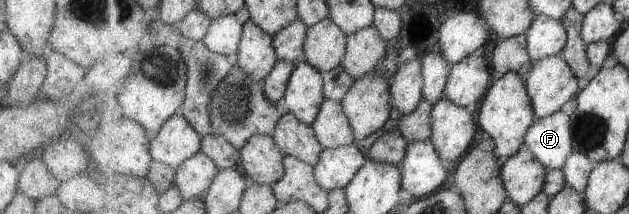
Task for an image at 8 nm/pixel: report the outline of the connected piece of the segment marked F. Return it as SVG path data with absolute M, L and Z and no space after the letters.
M567 113L537 118L527 129L525 144L533 157L549 170L563 170L567 159L574 153L574 133Z

